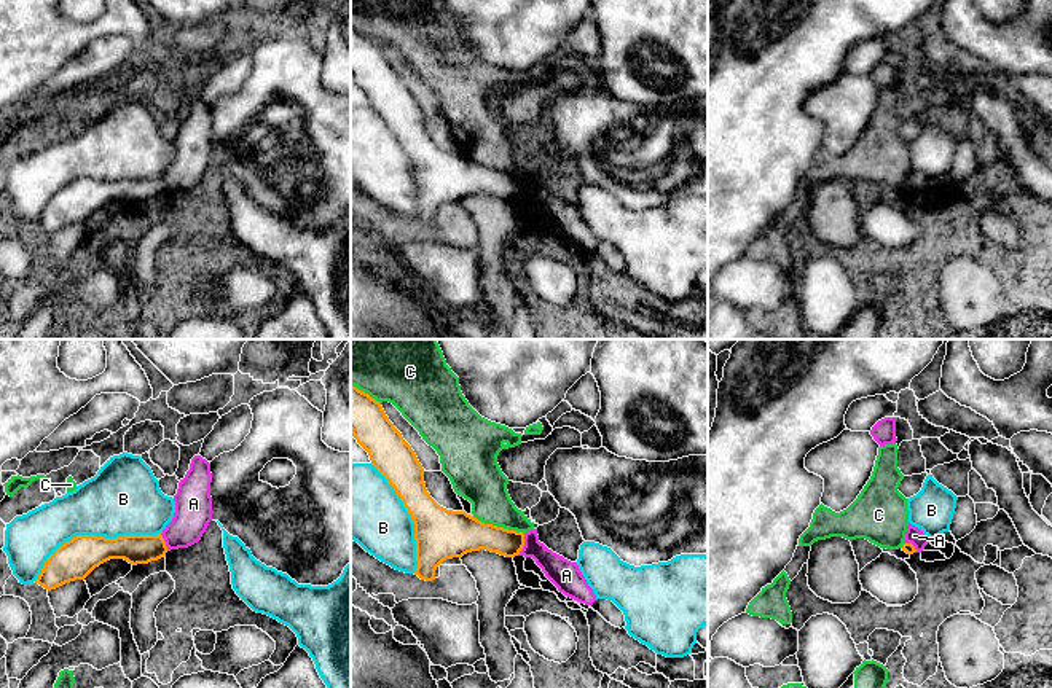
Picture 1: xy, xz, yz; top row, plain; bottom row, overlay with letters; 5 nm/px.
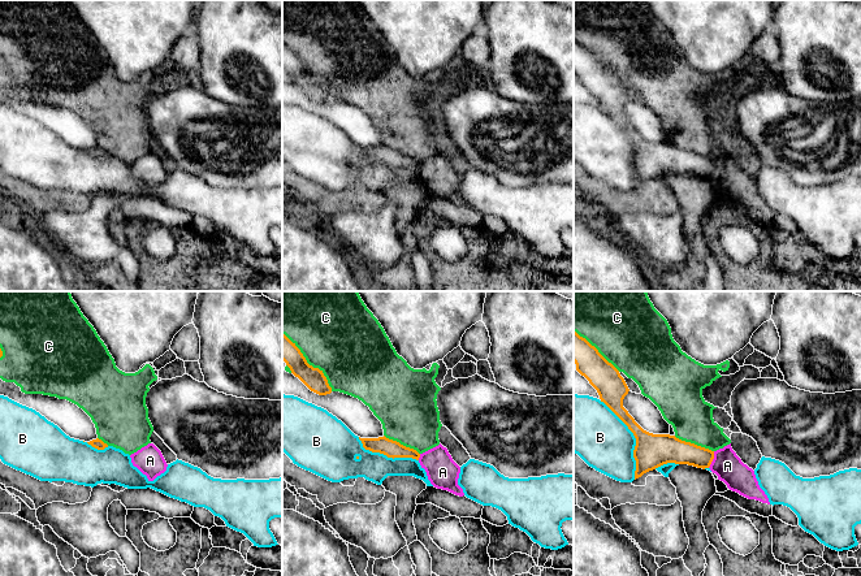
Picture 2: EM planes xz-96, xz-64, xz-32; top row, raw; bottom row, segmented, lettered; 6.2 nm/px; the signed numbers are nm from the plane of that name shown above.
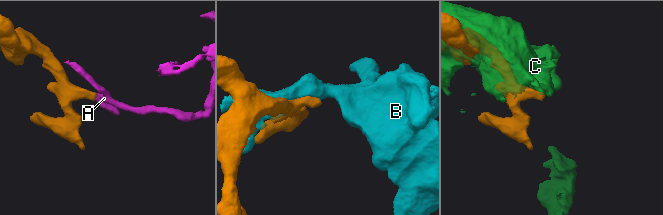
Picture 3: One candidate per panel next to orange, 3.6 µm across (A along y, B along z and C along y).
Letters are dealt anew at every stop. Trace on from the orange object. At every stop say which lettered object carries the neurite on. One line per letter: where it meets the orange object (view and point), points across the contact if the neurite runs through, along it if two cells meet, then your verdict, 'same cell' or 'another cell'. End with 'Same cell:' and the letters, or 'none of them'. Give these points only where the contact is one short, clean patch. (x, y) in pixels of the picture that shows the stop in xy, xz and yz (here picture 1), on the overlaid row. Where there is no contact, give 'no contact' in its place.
A: xz (523, 545) | along xz (525, 534), (525, 543), (517, 555) | another cell
B: xy (93, 535) | another cell
C: xz (496, 526) | another cell
Same cell: none of them

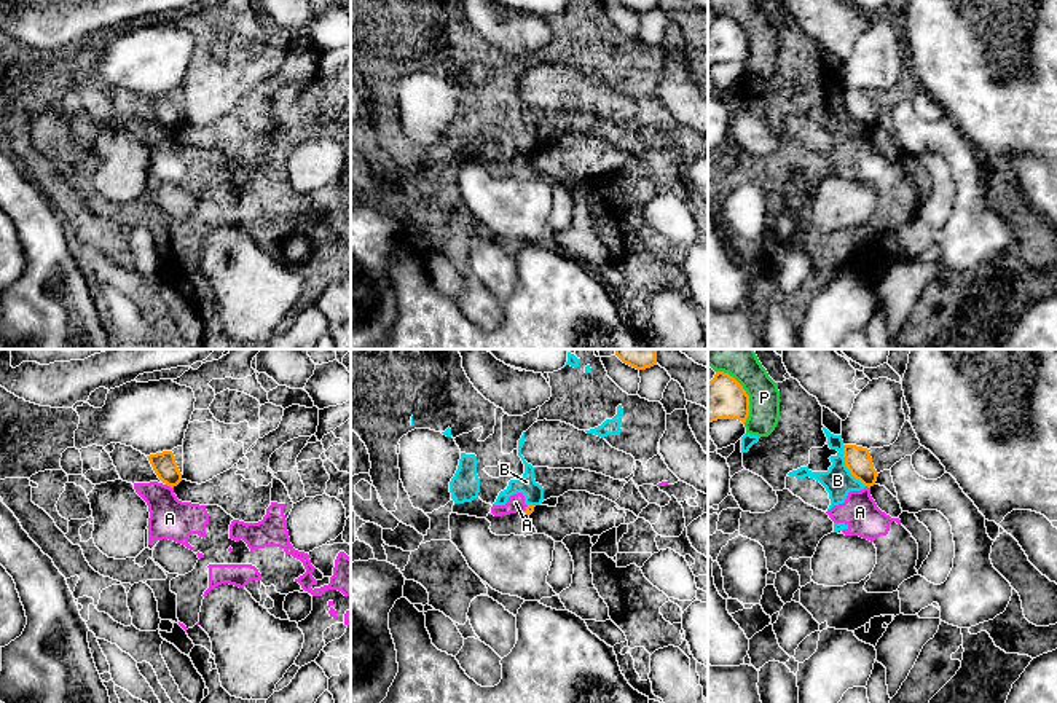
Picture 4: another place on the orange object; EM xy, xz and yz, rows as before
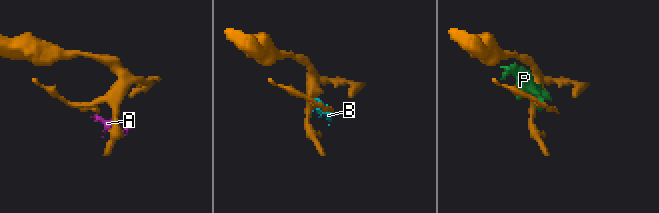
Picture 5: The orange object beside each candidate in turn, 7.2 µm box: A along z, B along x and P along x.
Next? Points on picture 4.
A: xy (169, 485) | along xy (166, 483), (172, 488) | another cell
B: yz (845, 464) | another cell
P: yz (745, 392) | another cell
Same cell: none of them

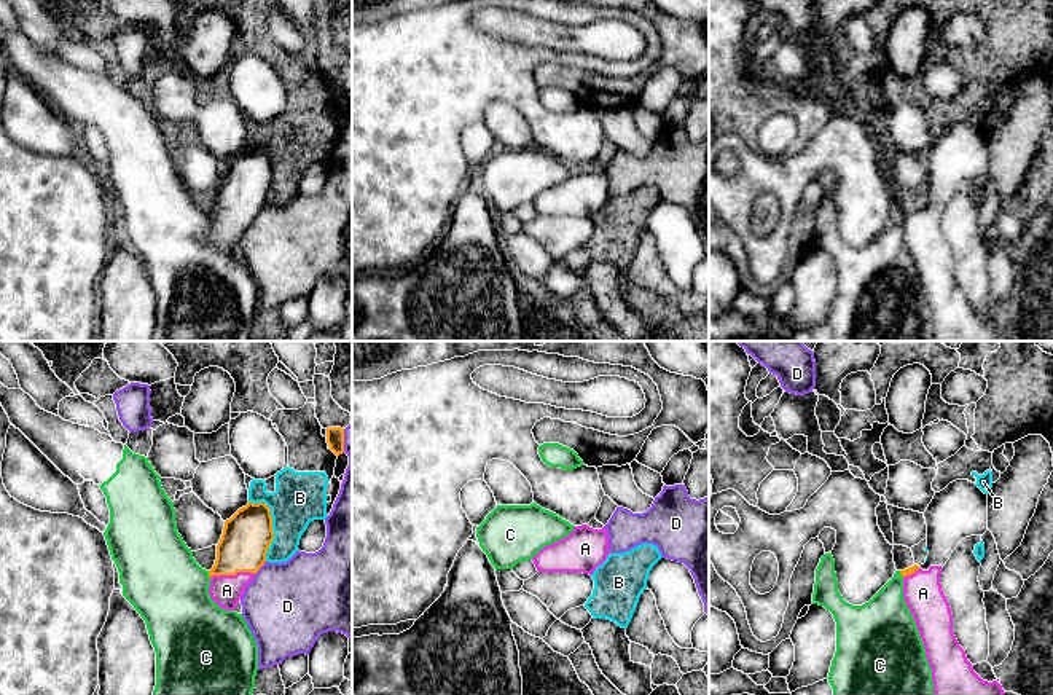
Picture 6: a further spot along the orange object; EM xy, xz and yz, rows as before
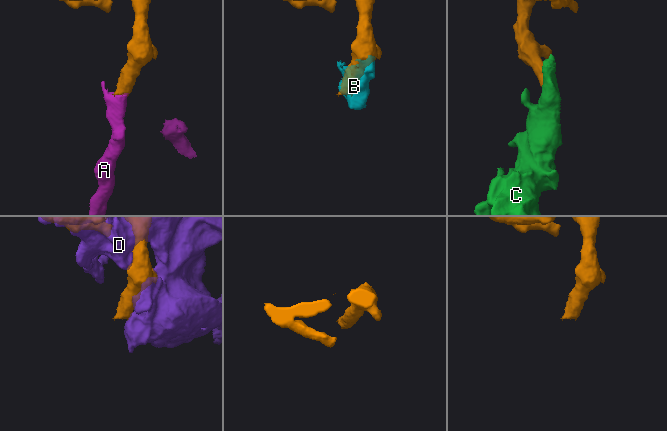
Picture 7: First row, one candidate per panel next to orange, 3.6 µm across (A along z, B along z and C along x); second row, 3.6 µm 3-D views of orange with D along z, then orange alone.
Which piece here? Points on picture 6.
A: xy (231, 574) | across xy (247, 534), (231, 574), (227, 590) | same cell
B: xy (271, 525) | another cell
C: xy (209, 574) | along xy (207, 571), (209, 577) | another cell
D: xy (260, 566) | another cell
Same cell: A

